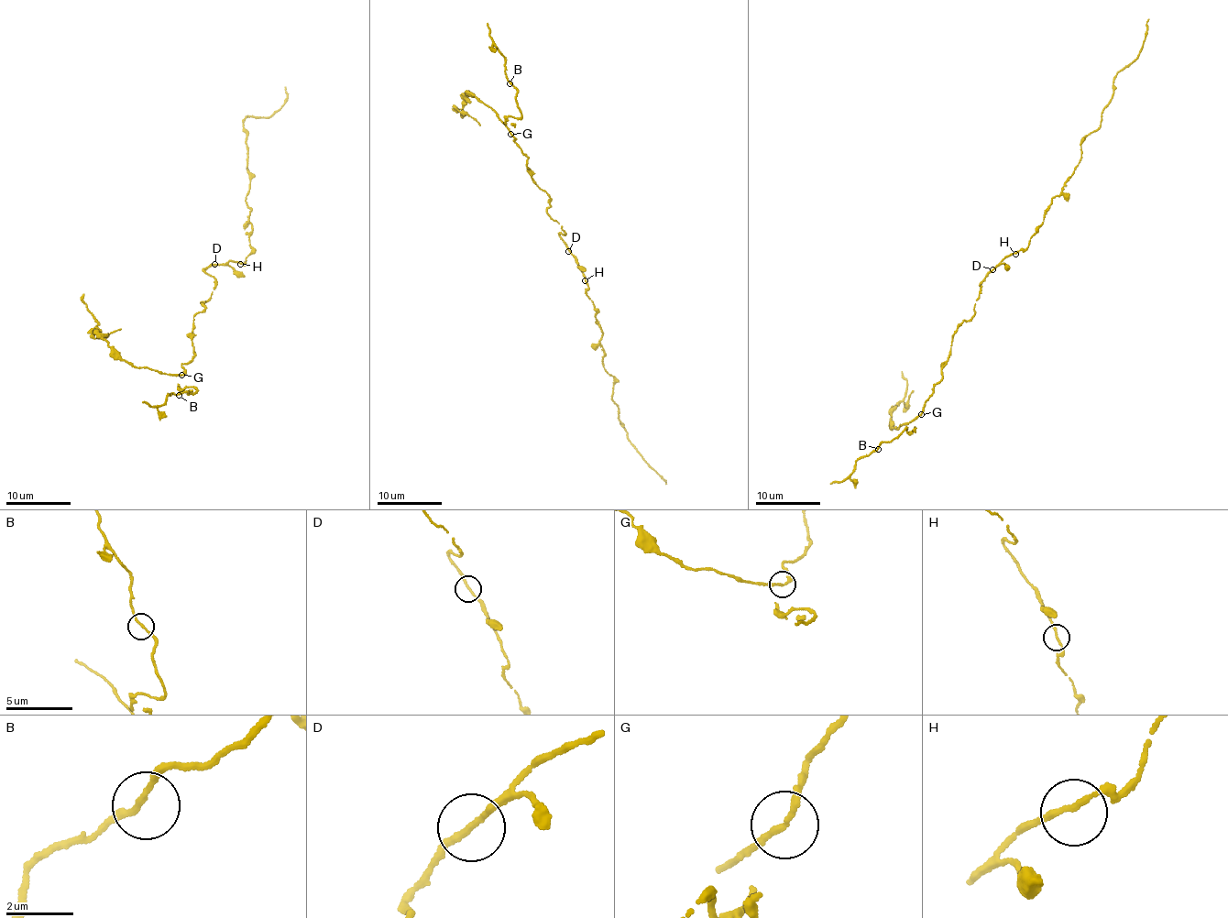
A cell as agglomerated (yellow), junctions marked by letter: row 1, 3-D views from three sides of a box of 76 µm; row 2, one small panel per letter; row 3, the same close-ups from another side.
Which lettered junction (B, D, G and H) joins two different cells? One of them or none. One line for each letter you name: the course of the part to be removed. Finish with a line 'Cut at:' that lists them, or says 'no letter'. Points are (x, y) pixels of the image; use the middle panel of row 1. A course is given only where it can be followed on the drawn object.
G: Course of the part to remove: (510, 134), (507, 125), (491, 109), (467, 93), (462, 109), (455, 108), (481, 125)
Cut at: G

